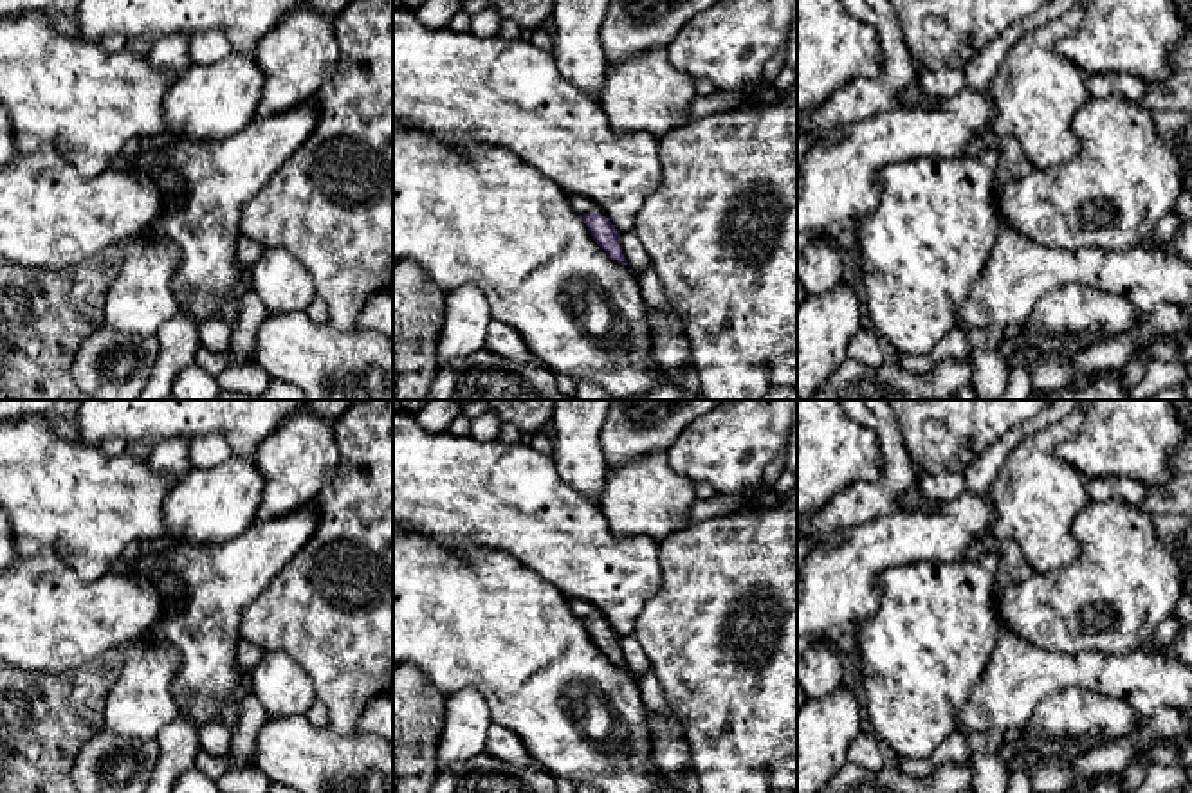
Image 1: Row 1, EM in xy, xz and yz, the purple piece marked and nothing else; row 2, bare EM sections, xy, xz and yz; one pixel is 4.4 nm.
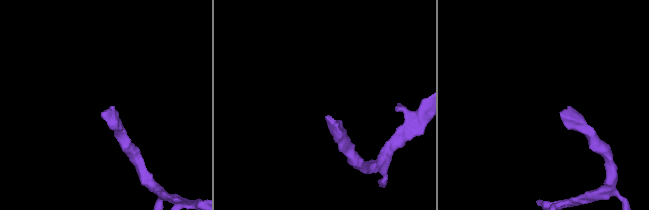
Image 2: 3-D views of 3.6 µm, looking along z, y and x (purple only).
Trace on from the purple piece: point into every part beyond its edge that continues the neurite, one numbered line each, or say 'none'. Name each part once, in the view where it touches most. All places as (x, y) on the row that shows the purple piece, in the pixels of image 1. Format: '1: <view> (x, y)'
1: xz (583, 206)

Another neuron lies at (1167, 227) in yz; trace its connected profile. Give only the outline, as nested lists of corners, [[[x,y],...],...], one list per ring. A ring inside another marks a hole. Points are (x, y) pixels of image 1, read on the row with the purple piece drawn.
[[[1167,213],[1156,225],[1156,229],[1147,236],[1145,243],[1158,247],[1165,252],[1170,252],[1167,243],[1176,236],[1178,229],[1181,225],[1181,220],[1178,214]]]

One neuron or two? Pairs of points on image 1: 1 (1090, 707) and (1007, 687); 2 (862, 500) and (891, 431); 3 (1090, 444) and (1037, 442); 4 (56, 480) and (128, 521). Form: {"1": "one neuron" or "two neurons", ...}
{"1": "two neurons", "2": "one neuron", "3": "two neurons", "4": "one neuron"}

